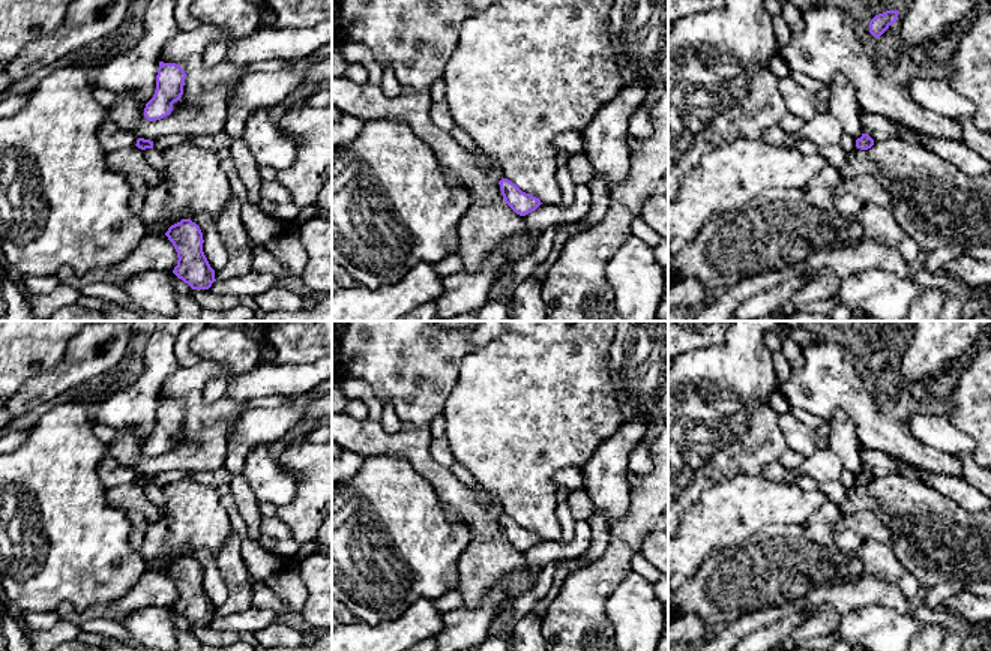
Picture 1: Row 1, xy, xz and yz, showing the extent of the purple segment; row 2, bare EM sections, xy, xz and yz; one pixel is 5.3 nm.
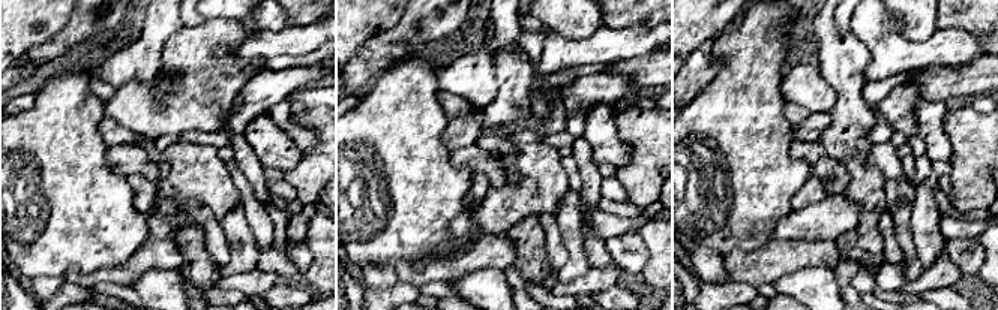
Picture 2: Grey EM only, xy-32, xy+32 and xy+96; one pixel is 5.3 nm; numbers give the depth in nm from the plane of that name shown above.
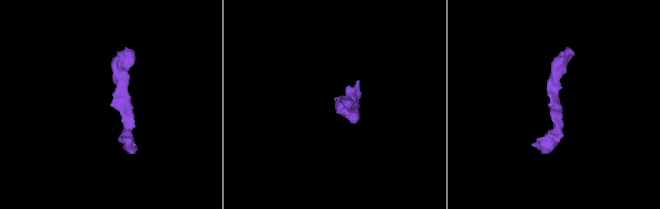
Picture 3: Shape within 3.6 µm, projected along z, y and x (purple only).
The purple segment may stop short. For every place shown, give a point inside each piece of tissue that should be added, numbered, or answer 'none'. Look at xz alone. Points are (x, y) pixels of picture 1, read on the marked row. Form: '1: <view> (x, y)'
none

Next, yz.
none

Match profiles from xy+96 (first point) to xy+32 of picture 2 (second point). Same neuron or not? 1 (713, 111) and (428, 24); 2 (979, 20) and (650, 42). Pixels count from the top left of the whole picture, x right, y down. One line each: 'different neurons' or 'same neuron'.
1: different neurons
2: different neurons

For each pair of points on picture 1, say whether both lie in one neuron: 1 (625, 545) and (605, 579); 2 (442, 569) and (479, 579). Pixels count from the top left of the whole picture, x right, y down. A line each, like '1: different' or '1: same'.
1: same
2: different

